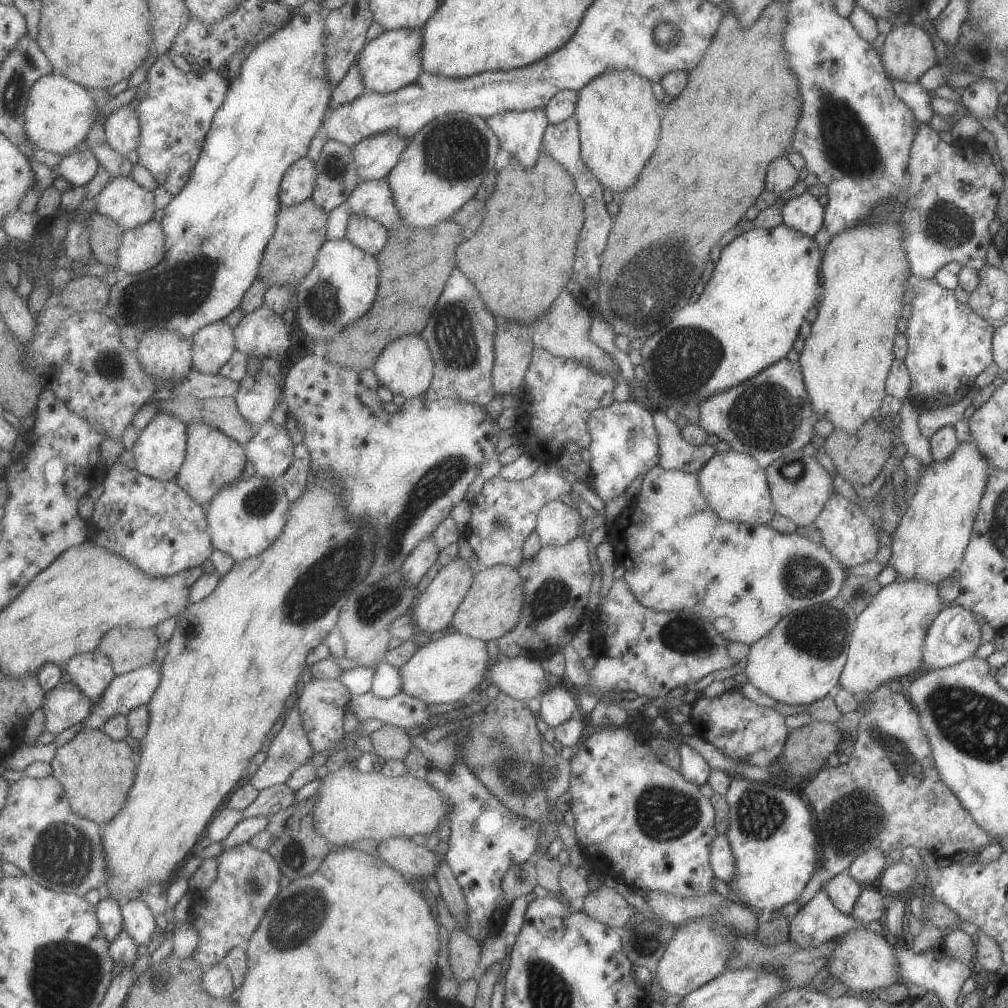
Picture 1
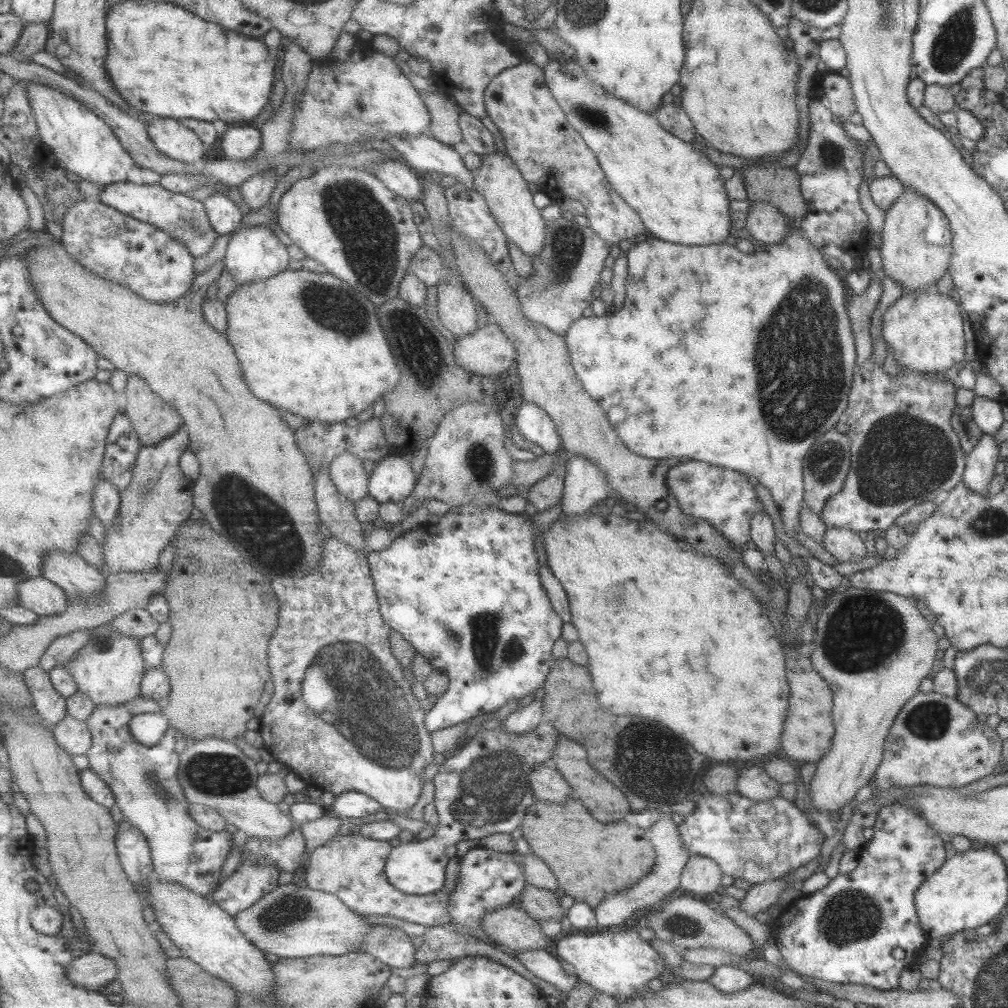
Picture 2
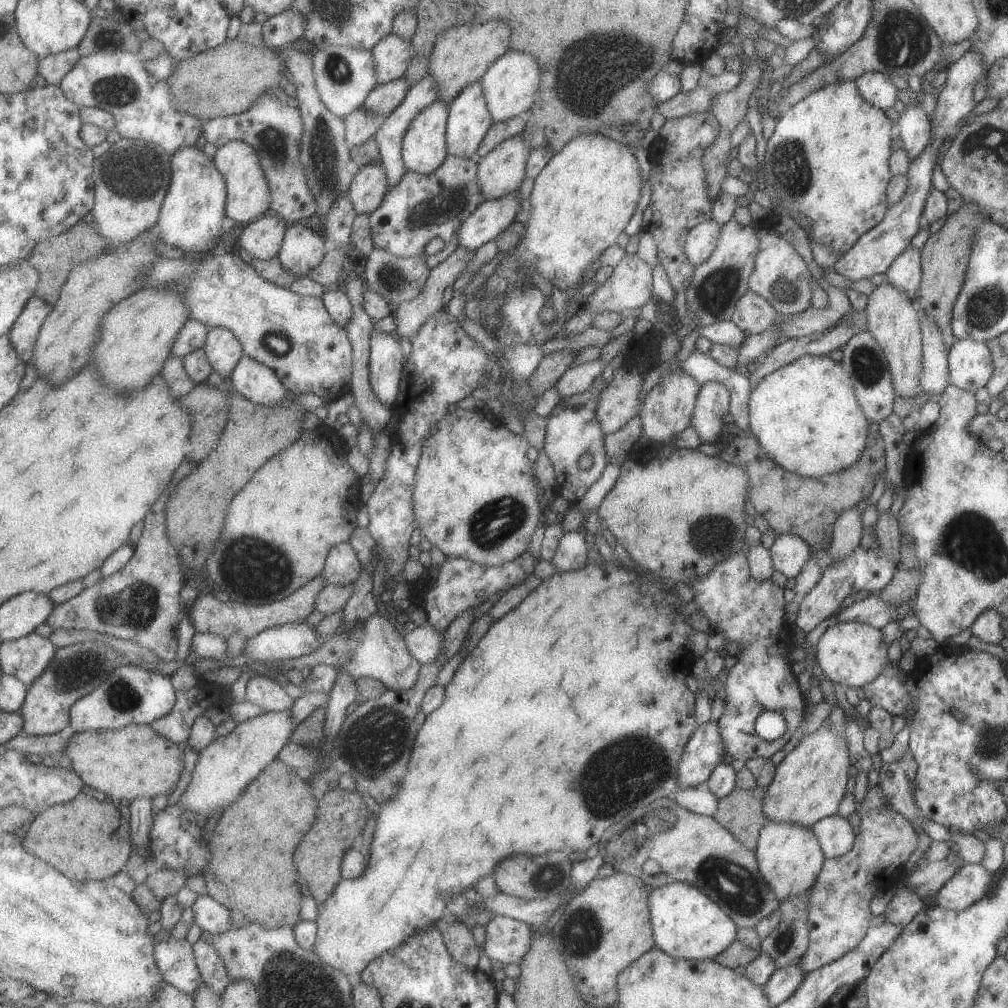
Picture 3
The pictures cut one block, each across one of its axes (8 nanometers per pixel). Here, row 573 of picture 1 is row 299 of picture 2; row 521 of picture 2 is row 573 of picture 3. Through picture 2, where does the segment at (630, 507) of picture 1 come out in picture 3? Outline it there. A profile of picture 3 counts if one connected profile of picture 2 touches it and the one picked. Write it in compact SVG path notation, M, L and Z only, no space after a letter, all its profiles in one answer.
M791 534L776 536L768 551L774 570L786 578L796 577L811 554L810 546L797 535Z

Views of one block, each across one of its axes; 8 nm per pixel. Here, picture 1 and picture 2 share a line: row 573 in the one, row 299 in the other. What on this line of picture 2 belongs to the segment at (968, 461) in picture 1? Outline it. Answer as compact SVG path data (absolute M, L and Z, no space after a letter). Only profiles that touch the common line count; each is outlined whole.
M936 291L903 292L882 314L881 336L898 368L917 373L943 372L965 360L959 305L949 295Z

